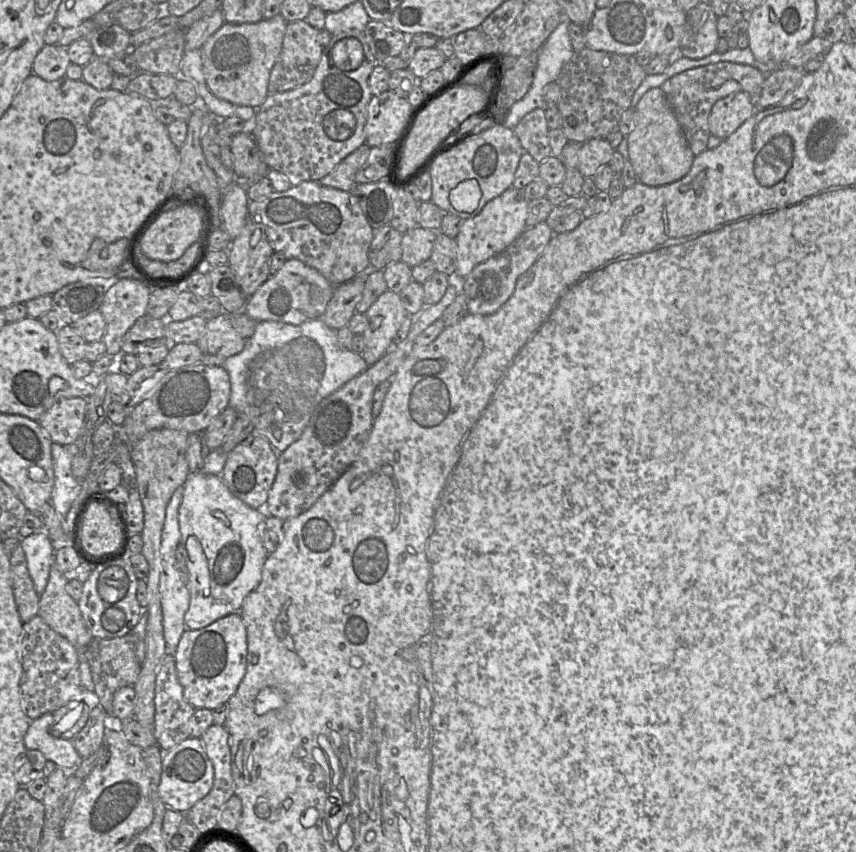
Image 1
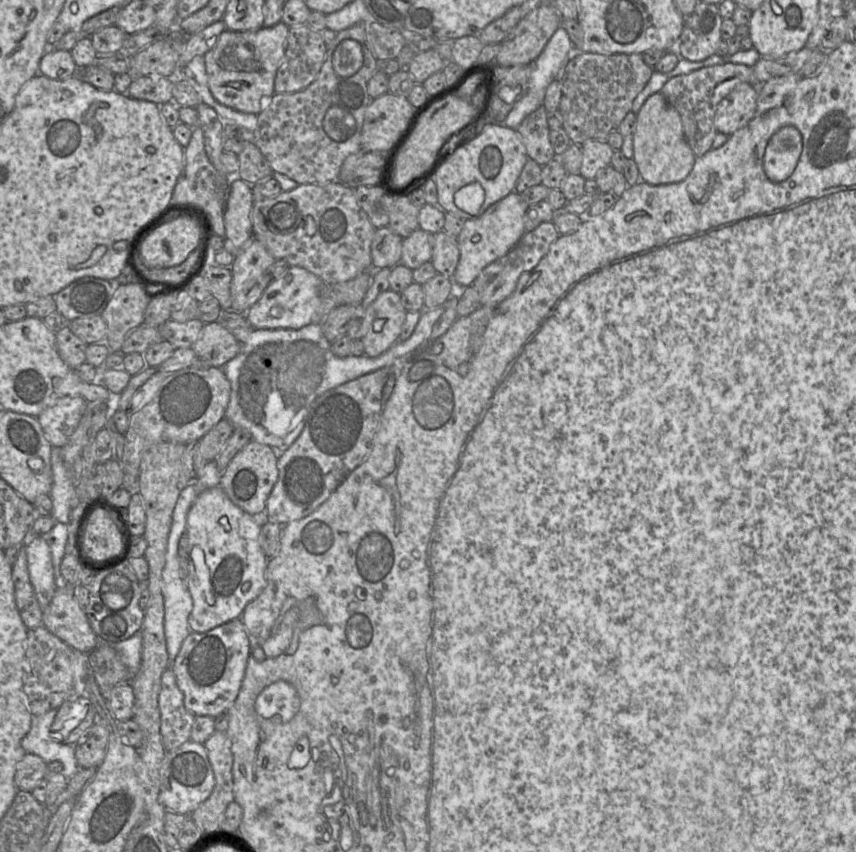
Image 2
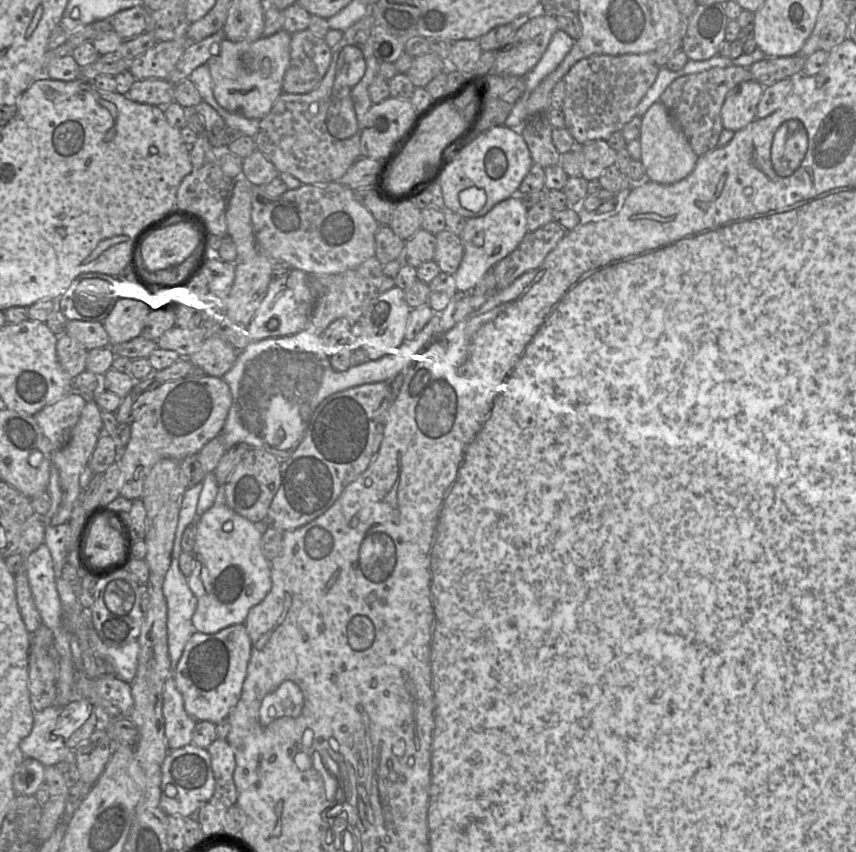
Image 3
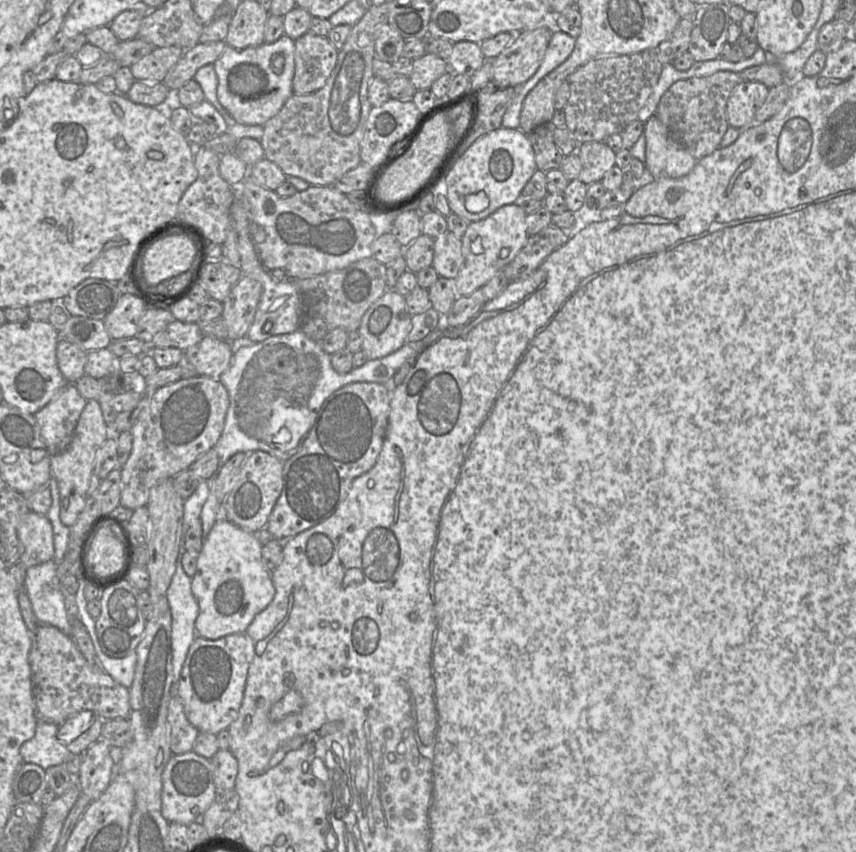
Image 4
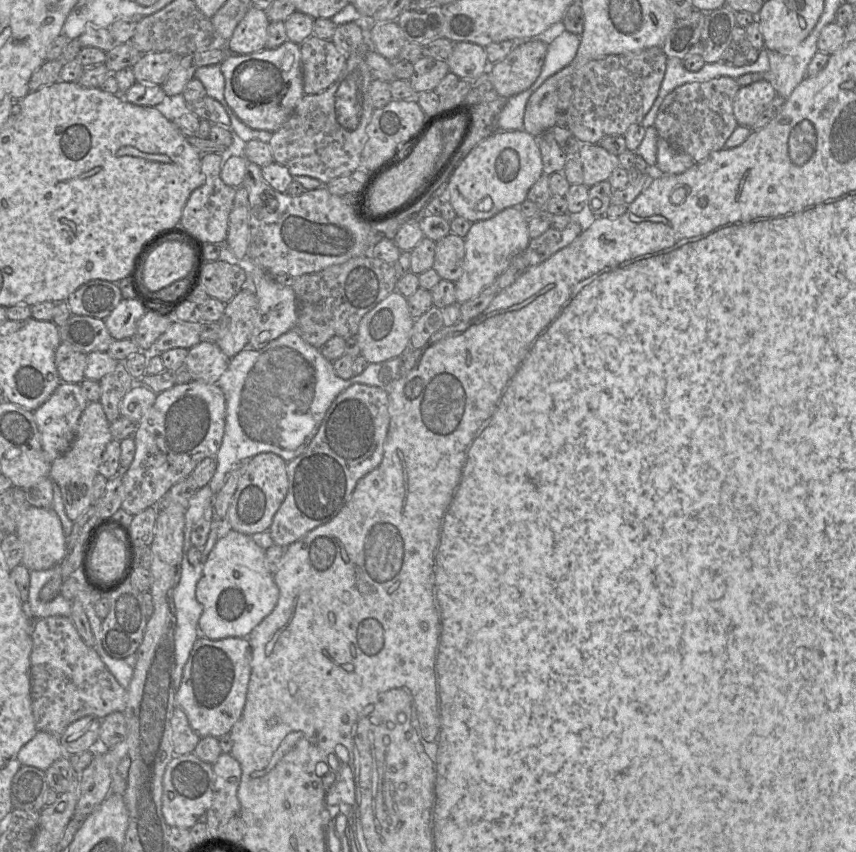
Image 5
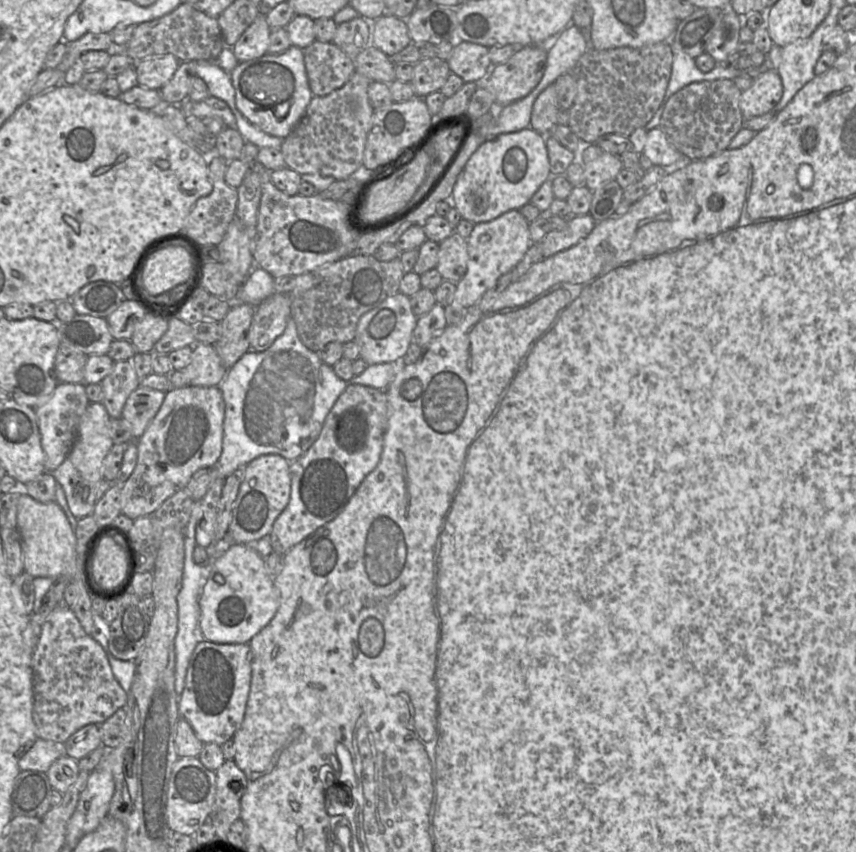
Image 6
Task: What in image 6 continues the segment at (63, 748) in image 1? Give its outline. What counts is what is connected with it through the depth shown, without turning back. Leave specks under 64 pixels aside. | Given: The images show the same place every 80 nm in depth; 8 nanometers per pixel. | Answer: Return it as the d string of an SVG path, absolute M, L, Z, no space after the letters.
M37 738L18 761L20 771L32 770L46 773L51 764L63 754L63 744Z

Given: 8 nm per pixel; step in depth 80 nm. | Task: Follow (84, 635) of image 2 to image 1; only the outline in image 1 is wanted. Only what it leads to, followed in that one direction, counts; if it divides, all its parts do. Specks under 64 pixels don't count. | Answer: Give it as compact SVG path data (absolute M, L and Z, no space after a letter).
M54 565L52 566L44 591L39 596L38 615L57 633L66 638L78 650L84 650L94 639L83 620L75 601L66 590L67 579Z

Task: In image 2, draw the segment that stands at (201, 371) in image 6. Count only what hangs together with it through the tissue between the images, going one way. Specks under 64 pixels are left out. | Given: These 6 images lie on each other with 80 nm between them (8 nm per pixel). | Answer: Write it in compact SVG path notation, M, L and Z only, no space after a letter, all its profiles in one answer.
M217 321L206 323L191 347L199 359L222 368L241 351L241 343Z

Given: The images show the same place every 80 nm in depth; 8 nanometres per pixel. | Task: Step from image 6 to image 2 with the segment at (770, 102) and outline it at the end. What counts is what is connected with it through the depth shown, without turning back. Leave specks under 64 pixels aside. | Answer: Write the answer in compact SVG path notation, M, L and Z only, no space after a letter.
M740 83L718 104L714 116L714 125L718 132L730 136L748 124L757 114L758 86Z

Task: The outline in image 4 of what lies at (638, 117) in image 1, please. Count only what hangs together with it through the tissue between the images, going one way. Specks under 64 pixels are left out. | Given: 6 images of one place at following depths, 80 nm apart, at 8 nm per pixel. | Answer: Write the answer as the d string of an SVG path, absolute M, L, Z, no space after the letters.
M653 115L644 123L646 139L645 168L656 178L679 178L696 165L696 158L670 134L668 128Z

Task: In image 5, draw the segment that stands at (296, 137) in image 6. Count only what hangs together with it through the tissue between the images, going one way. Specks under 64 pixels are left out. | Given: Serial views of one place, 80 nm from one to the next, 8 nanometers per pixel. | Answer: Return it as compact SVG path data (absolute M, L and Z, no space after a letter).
M365 51L349 53L339 78L322 93L304 95L286 122L272 133L269 146L274 162L287 168L292 176L315 178L323 185L359 169L361 153L366 142L366 129L374 111L370 97L370 84L373 79L365 61Z

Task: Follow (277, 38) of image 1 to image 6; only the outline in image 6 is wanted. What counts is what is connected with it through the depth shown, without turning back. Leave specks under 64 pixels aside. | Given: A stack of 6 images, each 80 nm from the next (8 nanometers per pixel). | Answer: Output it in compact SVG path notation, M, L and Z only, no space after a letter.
M292 45L281 54L270 54L239 62L230 73L235 103L241 114L261 131L284 139L301 118L314 97L305 69L303 50Z

